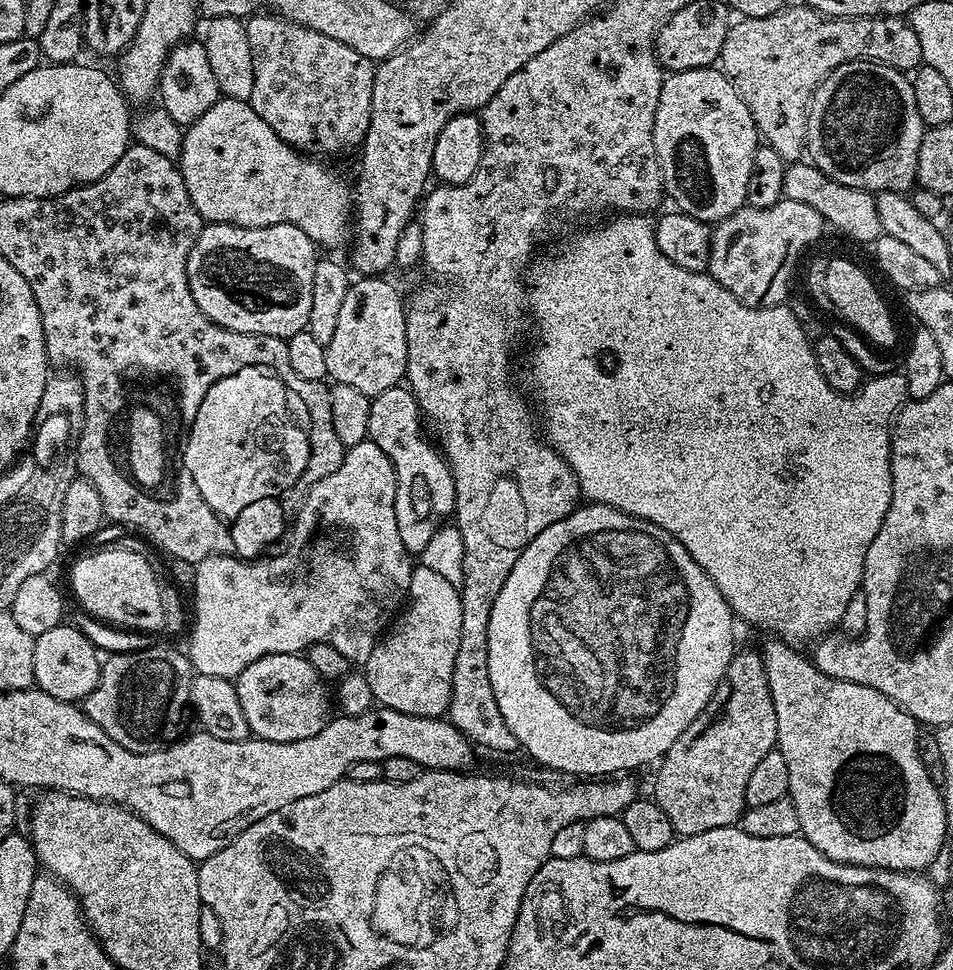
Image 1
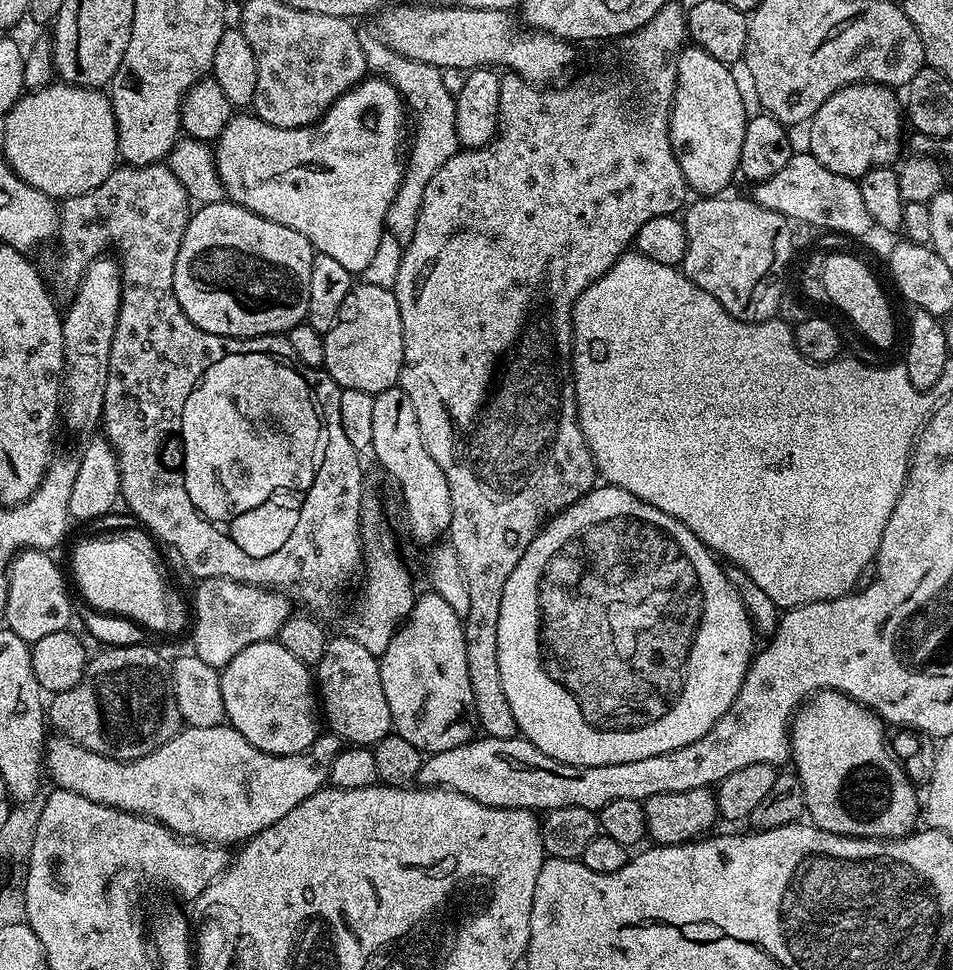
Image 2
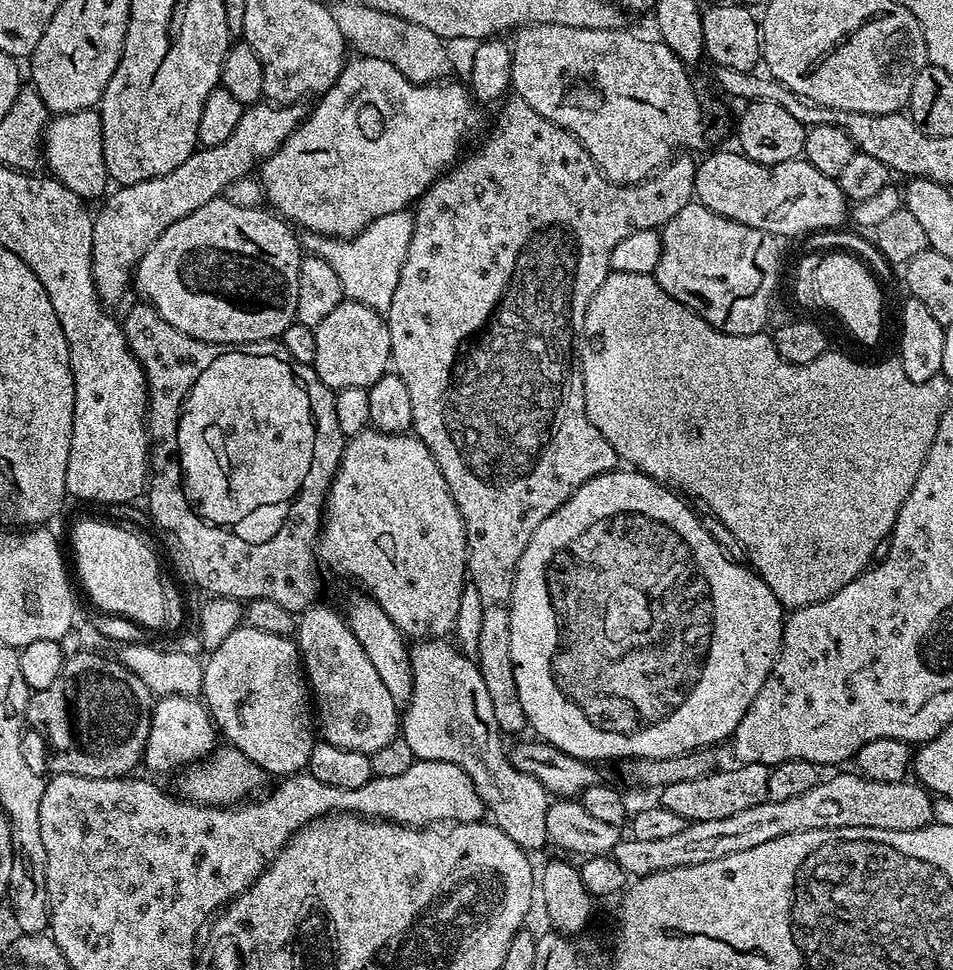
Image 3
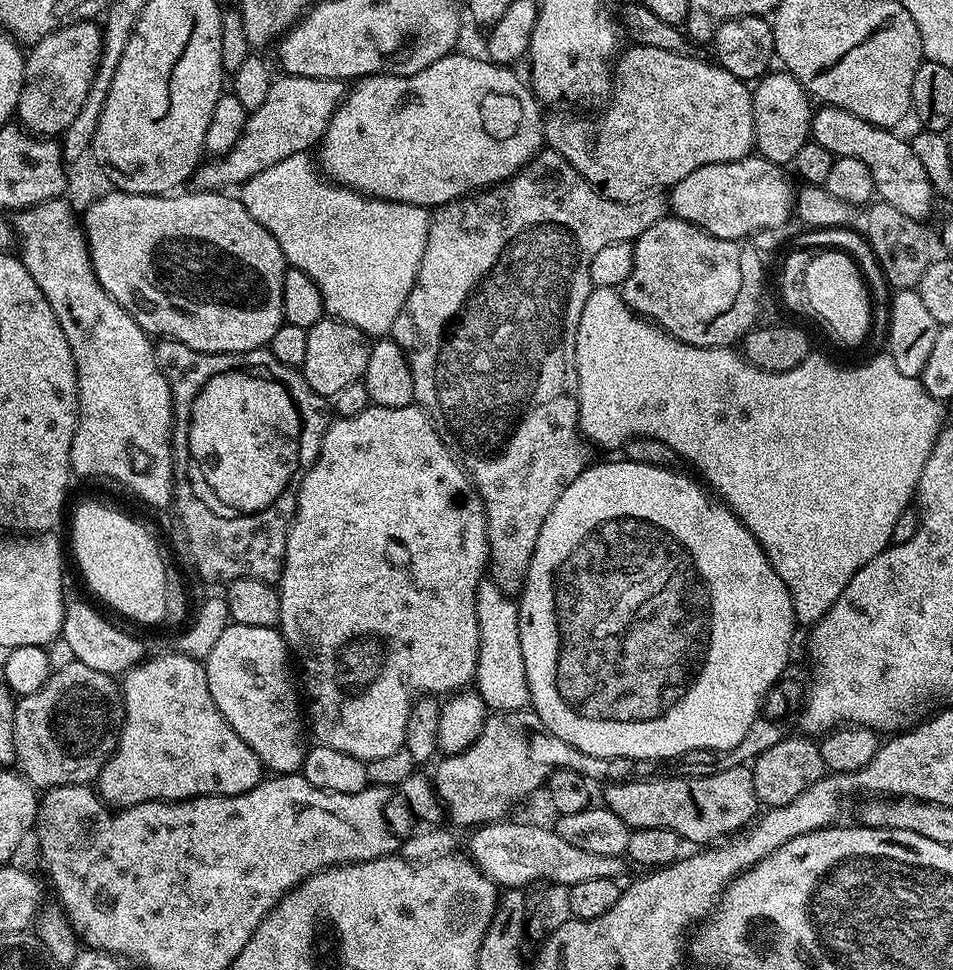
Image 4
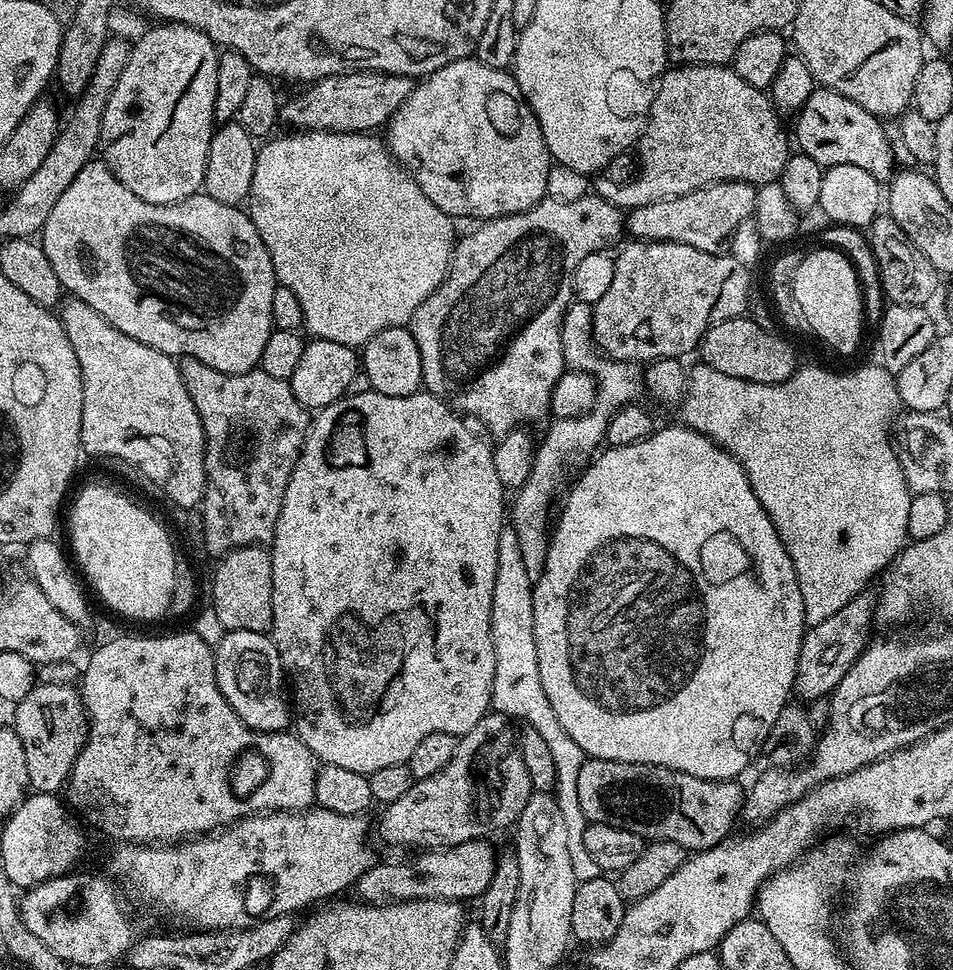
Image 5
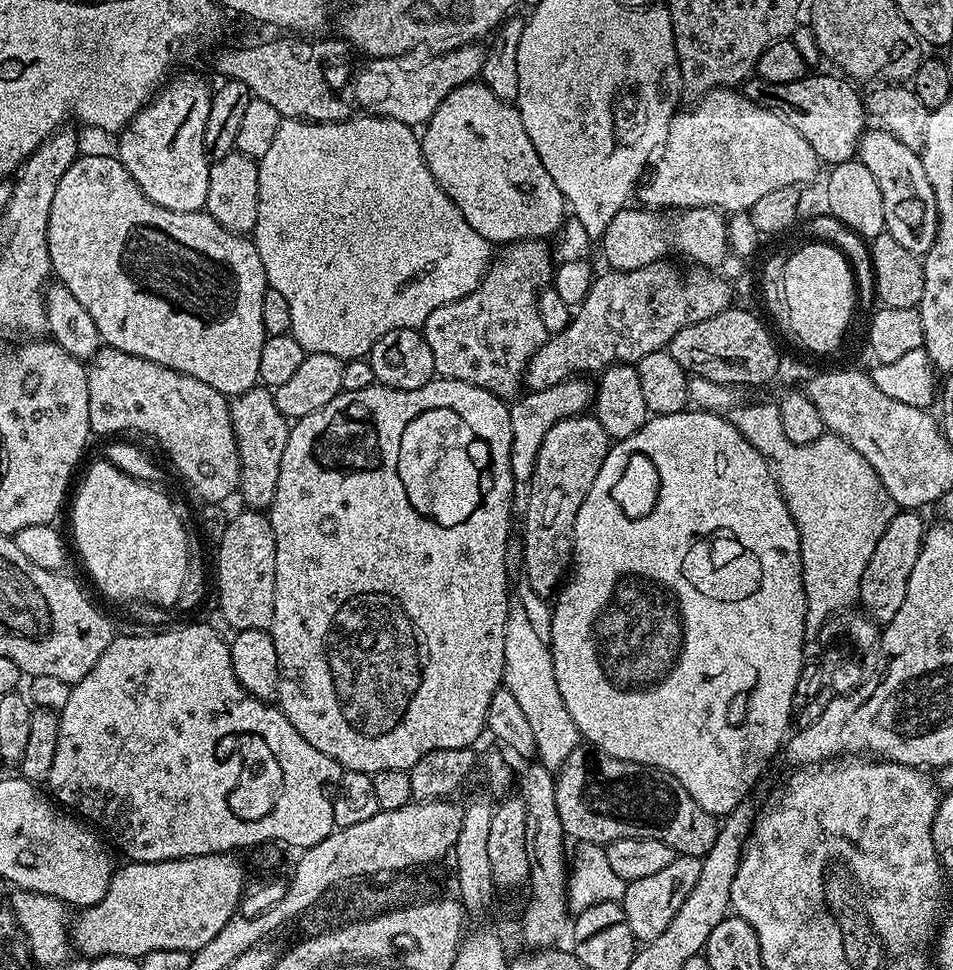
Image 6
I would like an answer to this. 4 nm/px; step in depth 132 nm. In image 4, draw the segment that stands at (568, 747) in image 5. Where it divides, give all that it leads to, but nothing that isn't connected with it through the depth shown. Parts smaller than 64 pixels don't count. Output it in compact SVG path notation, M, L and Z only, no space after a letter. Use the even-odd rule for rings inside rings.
M491 578L481 580L476 595L476 614L478 616L478 662L474 691L480 695L485 709L492 712L519 712L529 707L528 683L526 682L526 664L522 662L522 642L518 638L517 601L507 596Z

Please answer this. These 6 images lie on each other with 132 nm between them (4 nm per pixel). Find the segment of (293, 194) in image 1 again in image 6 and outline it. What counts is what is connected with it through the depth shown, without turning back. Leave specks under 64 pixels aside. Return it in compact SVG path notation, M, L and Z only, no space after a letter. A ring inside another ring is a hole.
M483 82L463 84L446 96L423 125L420 149L438 186L489 244L547 241L548 236L555 237L563 229L564 195L554 186L554 178L546 174L526 126L522 126L520 111Z

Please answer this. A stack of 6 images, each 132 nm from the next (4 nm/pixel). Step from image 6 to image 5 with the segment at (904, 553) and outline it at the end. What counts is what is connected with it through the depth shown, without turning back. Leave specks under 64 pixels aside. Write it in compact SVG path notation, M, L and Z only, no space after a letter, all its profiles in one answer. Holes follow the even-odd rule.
M865 590L854 597L838 614L825 618L822 622L811 625L802 638L802 646L798 650L798 666L796 667L795 695L801 701L811 702L824 697L831 697L833 690L846 678L850 666L863 654L873 635L872 624L876 614L876 596Z

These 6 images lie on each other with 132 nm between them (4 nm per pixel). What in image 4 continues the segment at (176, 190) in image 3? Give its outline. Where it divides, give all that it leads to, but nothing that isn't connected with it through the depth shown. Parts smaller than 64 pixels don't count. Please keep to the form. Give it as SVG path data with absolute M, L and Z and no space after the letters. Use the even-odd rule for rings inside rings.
M280 74L273 79L266 99L258 110L248 113L248 121L226 156L209 159L197 167L191 181L193 189L202 192L228 190L231 184L243 186L254 174L290 158L290 154L308 152L319 145L326 126L346 95L343 80L323 80Z

